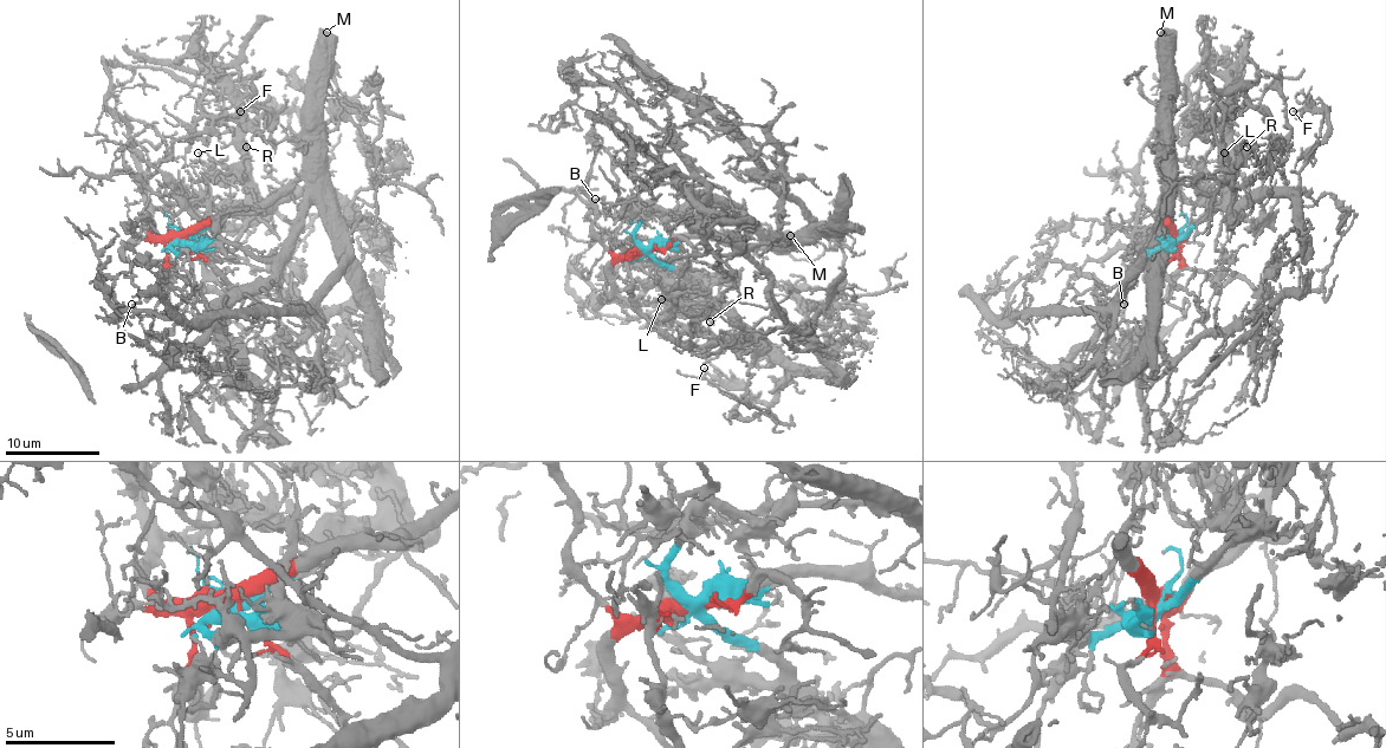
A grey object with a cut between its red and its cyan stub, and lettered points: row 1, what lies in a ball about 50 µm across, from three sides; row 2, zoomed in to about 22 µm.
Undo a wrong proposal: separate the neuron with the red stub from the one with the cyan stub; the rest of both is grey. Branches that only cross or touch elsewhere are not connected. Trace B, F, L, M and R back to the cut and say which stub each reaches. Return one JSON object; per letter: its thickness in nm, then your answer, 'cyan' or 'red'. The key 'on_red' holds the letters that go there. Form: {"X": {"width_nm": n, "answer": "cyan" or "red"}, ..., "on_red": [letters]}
{"B": {"width_nm": 160, "answer": "red"}, "F": {"width_nm": 130, "answer": "cyan"}, "L": {"width_nm": 130, "answer": "cyan"}, "M": {"width_nm": 650, "answer": "red"}, "R": {"width_nm": 130, "answer": "cyan"}, "on_red": ["B", "M"]}

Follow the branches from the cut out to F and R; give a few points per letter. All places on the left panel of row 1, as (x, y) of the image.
F: (181, 239), (238, 206), (276, 206), (324, 184), (324, 154), (296, 114), (240, 111)
R: (181, 239), (207, 229), (245, 196), (243, 144), (247, 147)

